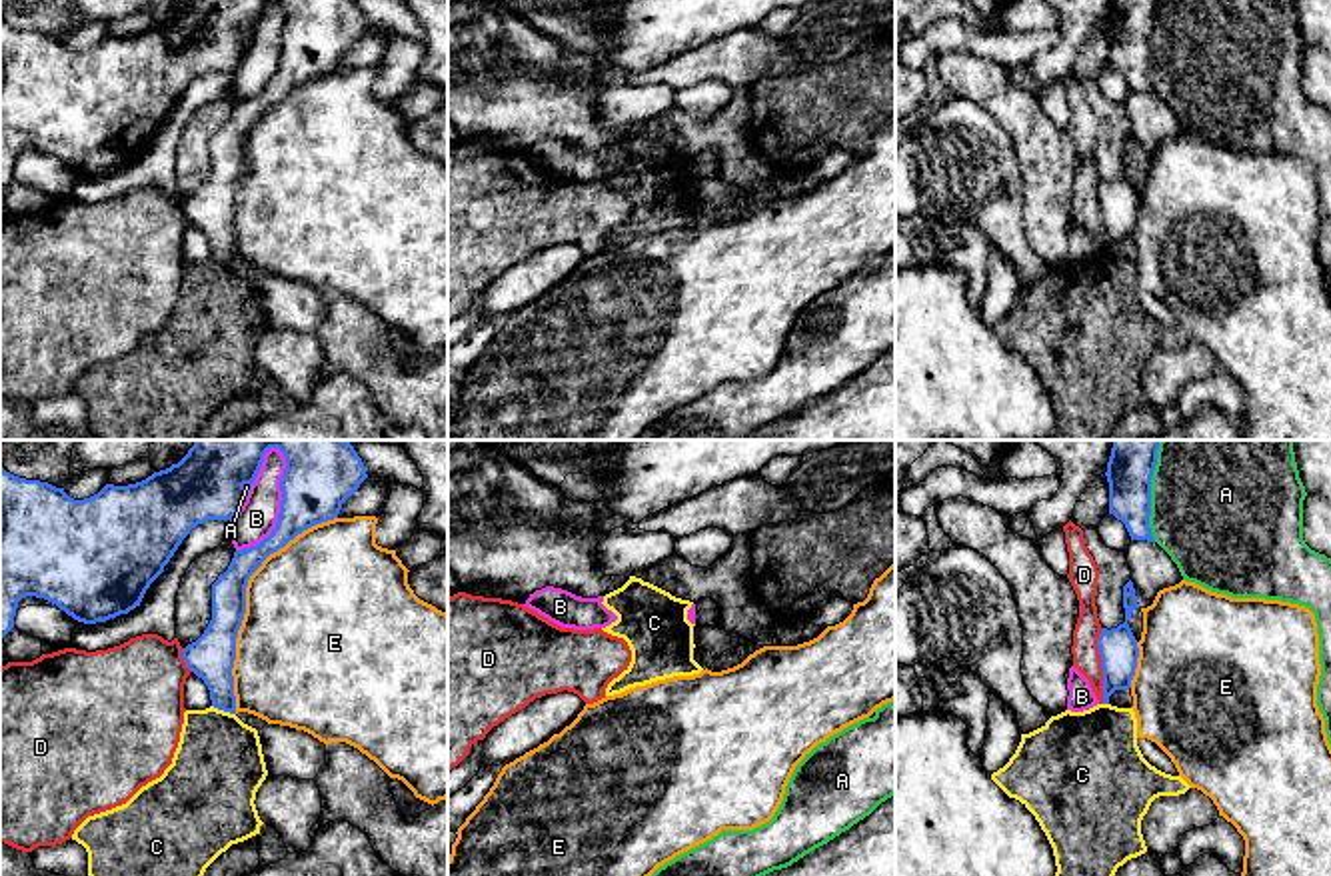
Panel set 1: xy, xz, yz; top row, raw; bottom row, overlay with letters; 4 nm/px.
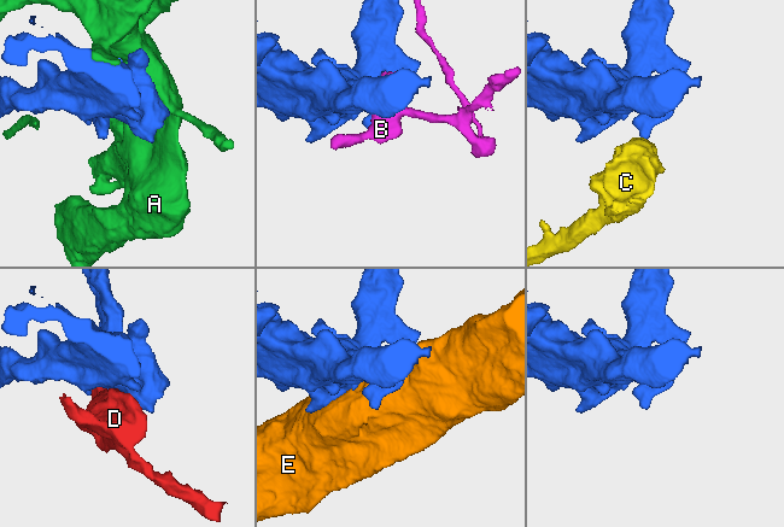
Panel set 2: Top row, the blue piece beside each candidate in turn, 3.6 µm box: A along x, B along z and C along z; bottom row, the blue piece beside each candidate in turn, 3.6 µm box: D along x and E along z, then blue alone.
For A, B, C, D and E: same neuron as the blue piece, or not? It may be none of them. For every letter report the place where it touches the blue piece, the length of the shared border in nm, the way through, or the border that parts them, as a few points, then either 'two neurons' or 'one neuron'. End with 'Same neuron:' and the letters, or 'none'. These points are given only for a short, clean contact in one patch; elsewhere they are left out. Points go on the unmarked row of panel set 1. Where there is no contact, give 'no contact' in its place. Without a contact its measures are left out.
A: yz (1150, 46) | 380 nm | two neurons
B: xy (280, 60) | 440 nm | two neurons
C: xy (224, 262) | 100 nm | along xy (212, 256), (234, 266) | two neurons
D: yz (1102, 218) | 300 nm | along yz (1104, 180), (1098, 190), (1102, 254) | two neurons
E: xy (244, 152) | 900 nm | two neurons
Same neuron: none

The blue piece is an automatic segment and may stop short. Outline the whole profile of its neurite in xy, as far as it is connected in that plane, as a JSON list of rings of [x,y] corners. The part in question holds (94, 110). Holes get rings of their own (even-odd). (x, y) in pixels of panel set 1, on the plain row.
[[[190,0],[166,22],[128,38],[106,36],[98,46],[74,52],[64,40],[18,30],[0,20],[0,190],[14,180],[18,154],[44,150],[78,174],[96,176],[140,158],[150,136],[164,124],[192,80],[208,72],[234,72],[246,54],[246,36],[254,36],[270,0]]]

